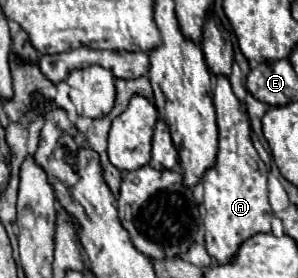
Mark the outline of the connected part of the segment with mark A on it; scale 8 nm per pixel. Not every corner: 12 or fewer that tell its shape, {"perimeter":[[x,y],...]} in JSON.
{"perimeter":[[226,76],[204,174],[205,248],[228,262],[270,232],[268,166]]}

